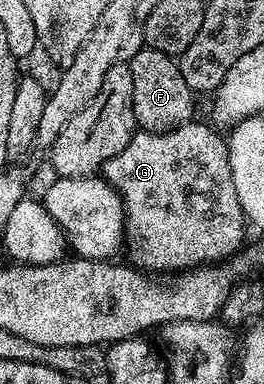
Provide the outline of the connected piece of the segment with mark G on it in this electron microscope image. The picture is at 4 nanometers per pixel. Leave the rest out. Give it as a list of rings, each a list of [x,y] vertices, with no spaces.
[[[193,120],[166,134],[151,134],[137,129],[130,144],[102,168],[104,181],[119,192],[125,211],[130,212],[126,218],[126,254],[128,250],[132,257],[131,265],[141,271],[191,270],[222,262],[245,245],[246,215],[238,200],[238,192],[234,192],[234,176],[228,163],[228,143],[215,134],[217,131],[211,125],[208,126]]]

